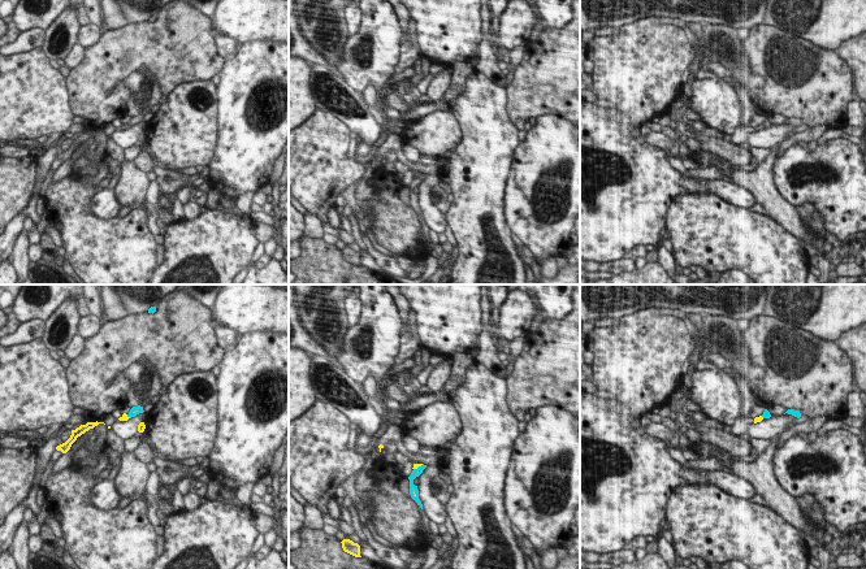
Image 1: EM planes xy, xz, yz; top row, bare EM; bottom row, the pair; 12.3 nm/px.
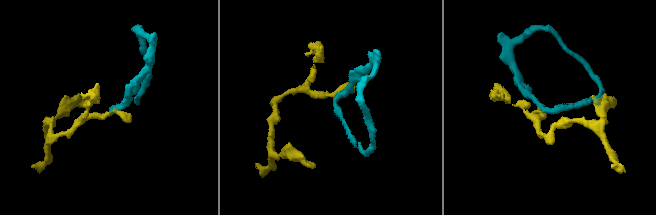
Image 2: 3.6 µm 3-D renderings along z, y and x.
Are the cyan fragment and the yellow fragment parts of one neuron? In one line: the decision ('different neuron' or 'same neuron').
different neuron

